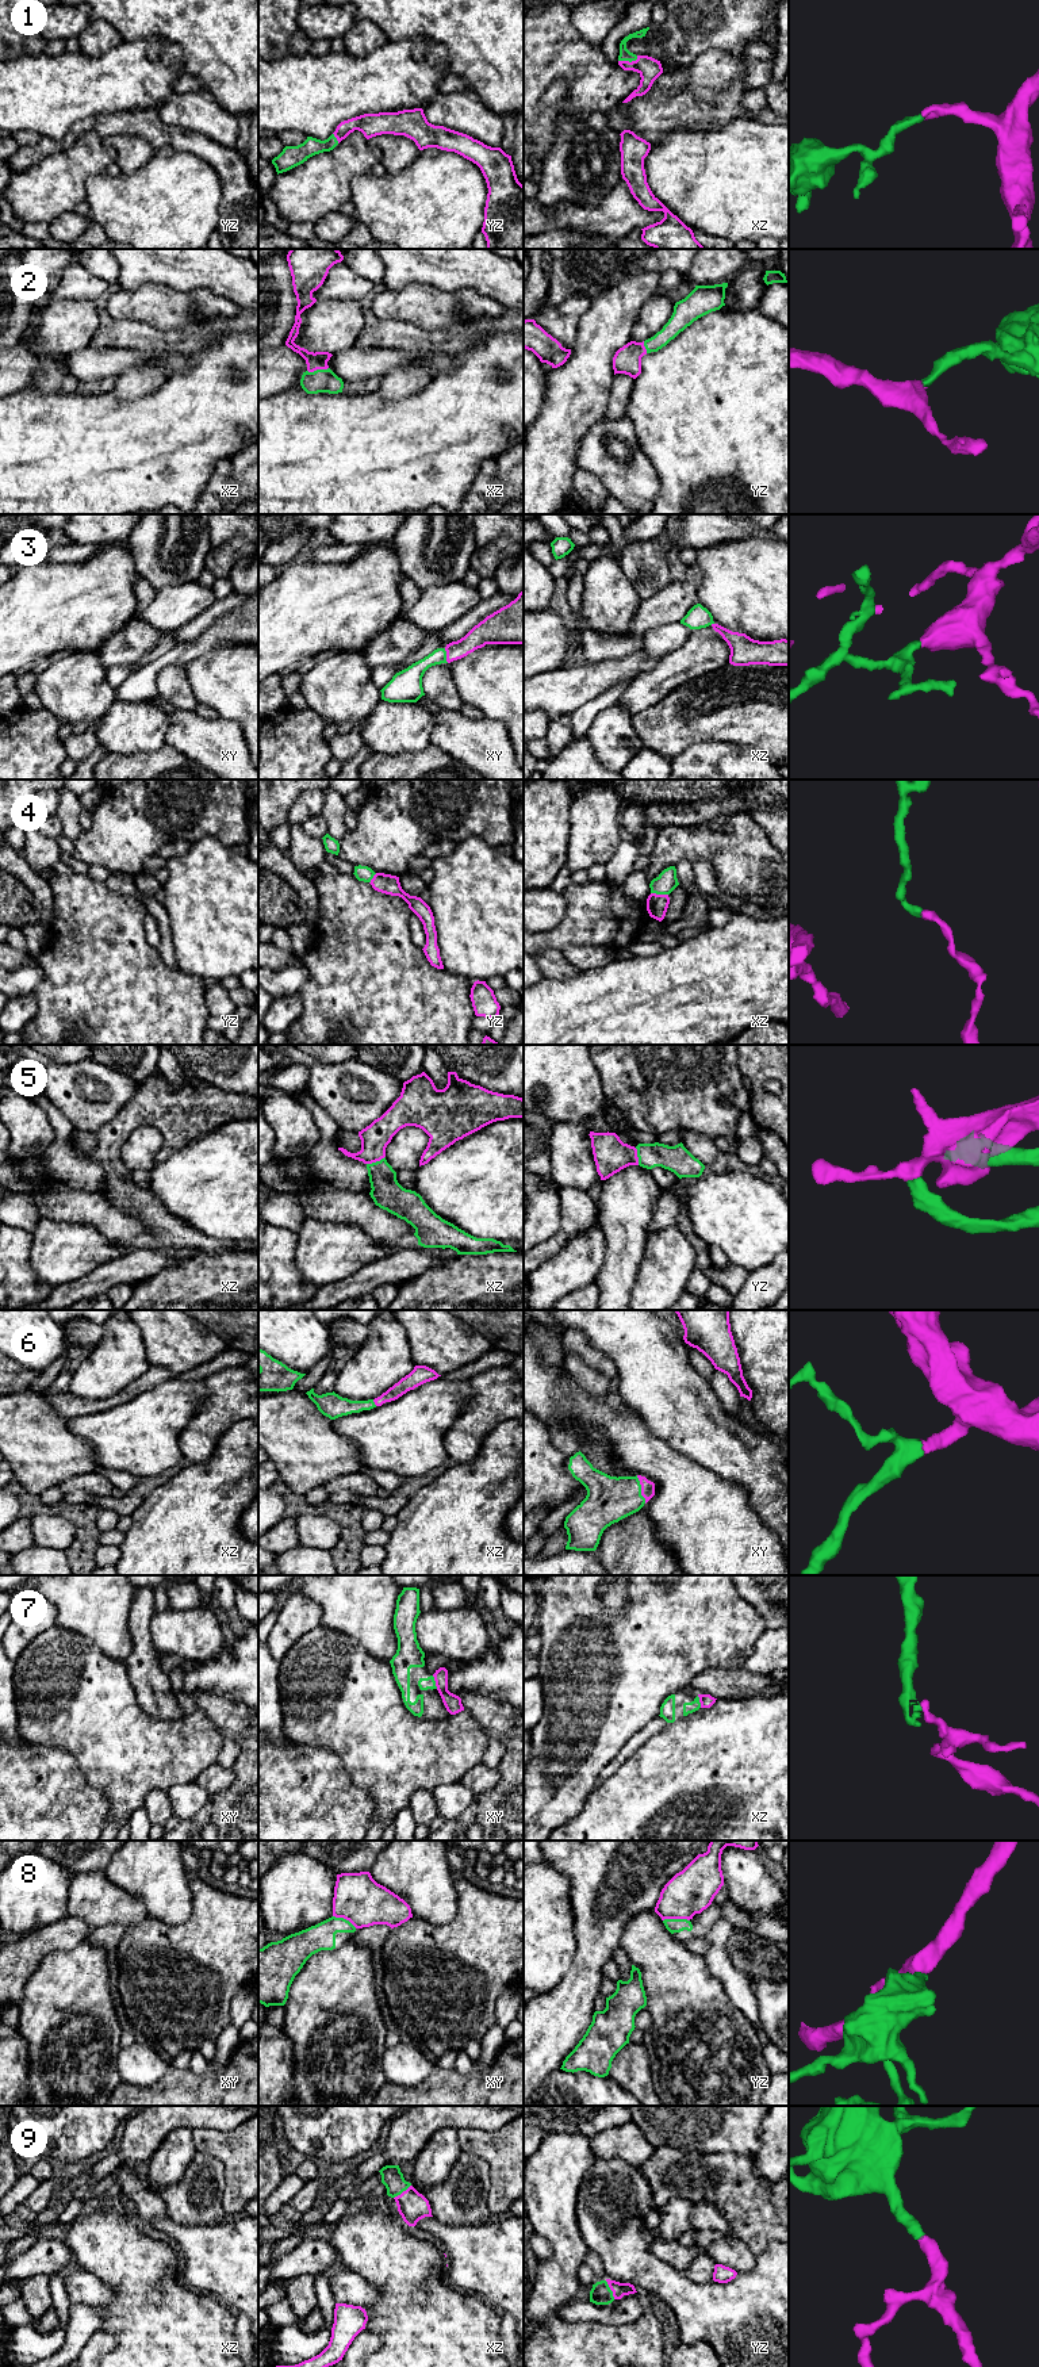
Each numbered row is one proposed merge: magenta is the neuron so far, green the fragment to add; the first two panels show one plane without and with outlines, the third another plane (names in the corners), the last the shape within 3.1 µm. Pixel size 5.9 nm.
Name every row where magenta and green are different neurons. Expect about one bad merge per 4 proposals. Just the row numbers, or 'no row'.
4, 7, 8

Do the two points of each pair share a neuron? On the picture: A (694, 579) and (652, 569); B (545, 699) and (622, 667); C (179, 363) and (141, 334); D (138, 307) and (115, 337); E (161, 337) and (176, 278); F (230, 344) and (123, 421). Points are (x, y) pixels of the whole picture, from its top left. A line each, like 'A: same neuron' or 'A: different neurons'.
A: different neurons
B: same neuron
C: different neurons
D: different neurons
E: different neurons
F: same neuron

